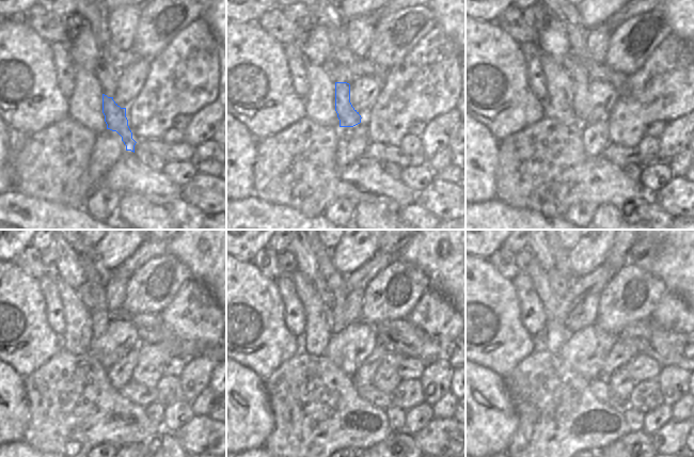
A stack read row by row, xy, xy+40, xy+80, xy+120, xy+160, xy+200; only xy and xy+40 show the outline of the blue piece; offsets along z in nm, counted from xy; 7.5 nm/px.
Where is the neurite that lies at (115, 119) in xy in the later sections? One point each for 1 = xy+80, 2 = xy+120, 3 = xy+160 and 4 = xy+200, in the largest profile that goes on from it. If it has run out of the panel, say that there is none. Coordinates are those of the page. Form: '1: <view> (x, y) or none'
1: xy+80 (580, 99)
2: xy+120 (100, 317)
3: xy+160 (334, 280)
4: xy+200 (560, 254)

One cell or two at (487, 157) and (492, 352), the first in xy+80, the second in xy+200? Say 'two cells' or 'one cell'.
two cells

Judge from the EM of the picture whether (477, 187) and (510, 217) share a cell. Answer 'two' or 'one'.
two

